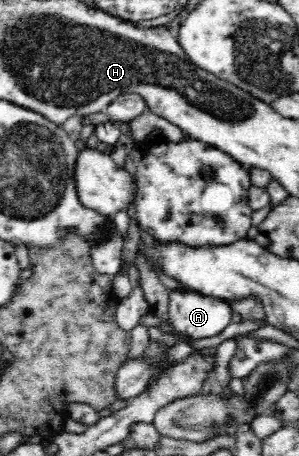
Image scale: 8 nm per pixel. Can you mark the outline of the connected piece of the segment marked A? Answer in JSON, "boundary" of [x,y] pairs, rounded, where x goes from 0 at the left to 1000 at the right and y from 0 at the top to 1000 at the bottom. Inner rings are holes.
{"boundary":[[[632,640],[569,643],[565,708],[629,743],[709,741],[776,704],[779,678],[742,654]]]}

